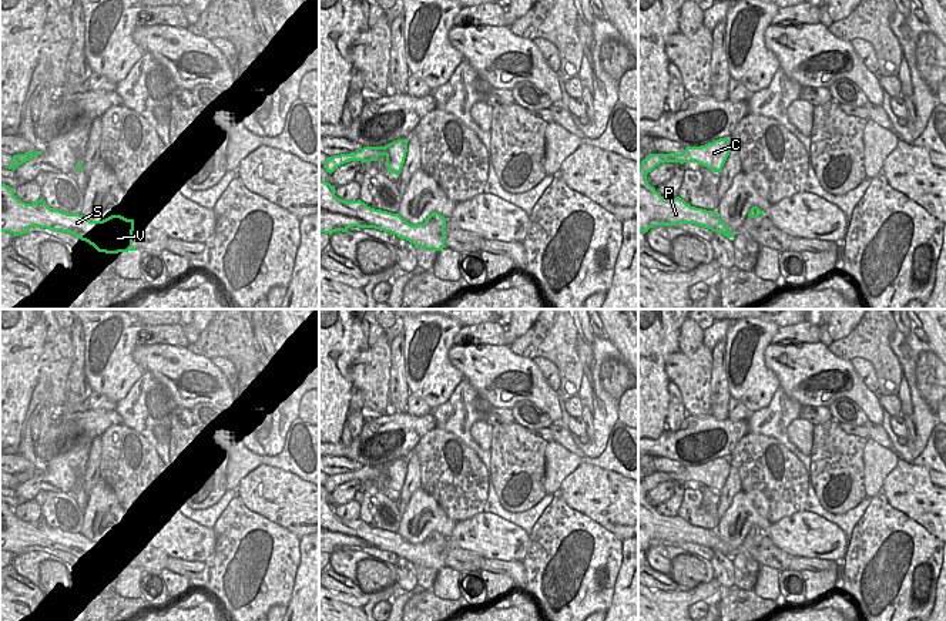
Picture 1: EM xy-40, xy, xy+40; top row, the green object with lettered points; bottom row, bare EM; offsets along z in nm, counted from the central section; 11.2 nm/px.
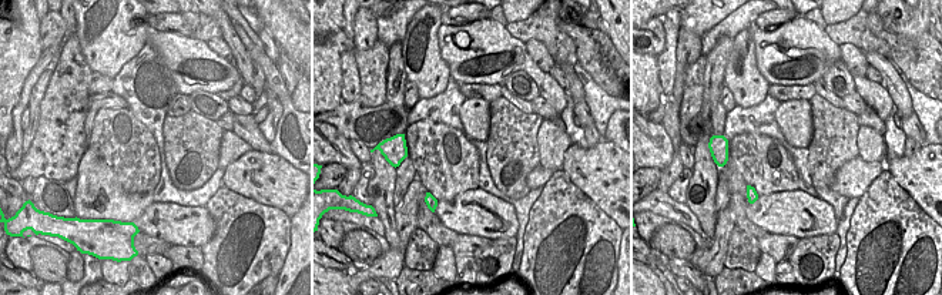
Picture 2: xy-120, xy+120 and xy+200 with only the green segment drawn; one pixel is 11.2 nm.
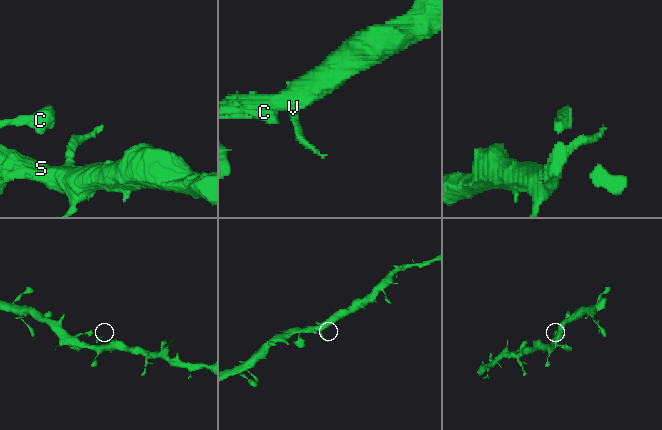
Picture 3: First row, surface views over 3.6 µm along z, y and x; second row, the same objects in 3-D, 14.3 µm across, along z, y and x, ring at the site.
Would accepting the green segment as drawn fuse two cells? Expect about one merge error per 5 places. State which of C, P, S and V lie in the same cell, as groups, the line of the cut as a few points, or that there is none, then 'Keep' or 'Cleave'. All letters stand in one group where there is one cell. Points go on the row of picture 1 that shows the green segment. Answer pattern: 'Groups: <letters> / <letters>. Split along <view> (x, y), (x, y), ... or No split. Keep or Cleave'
Groups: C P S V. No split. Keep.

